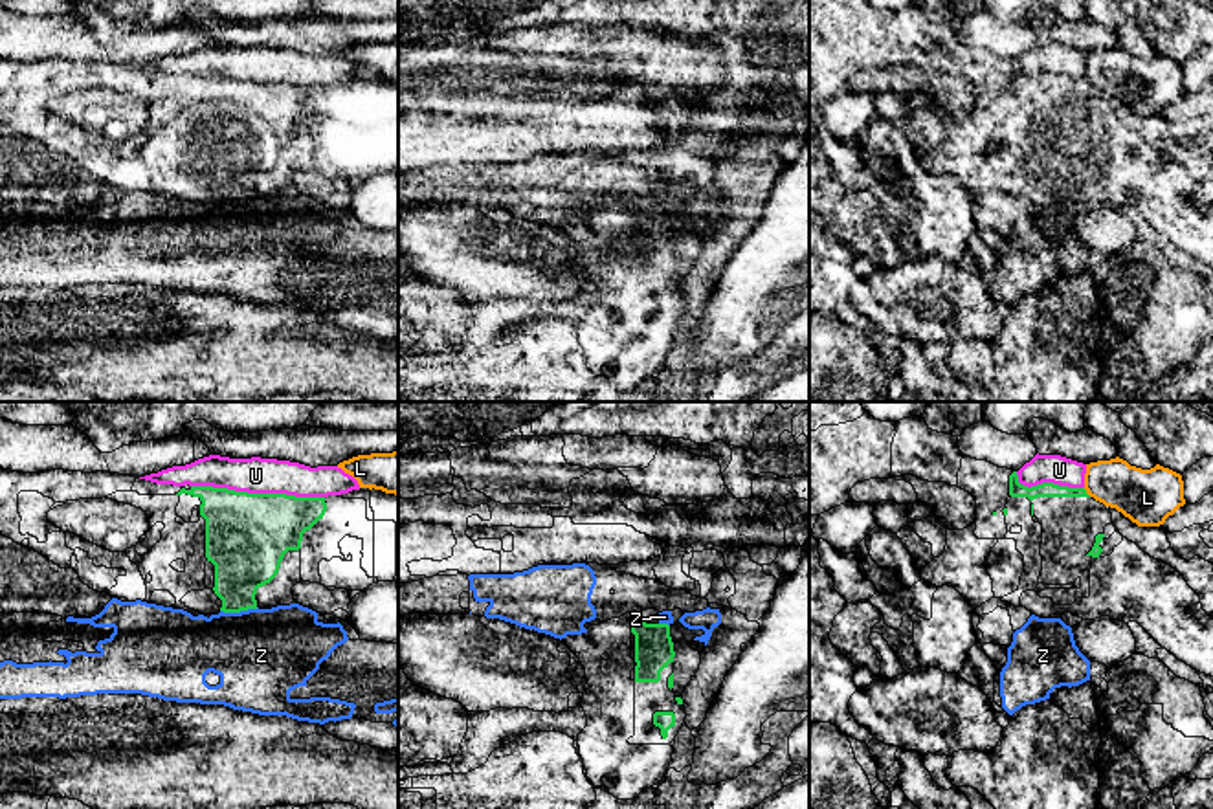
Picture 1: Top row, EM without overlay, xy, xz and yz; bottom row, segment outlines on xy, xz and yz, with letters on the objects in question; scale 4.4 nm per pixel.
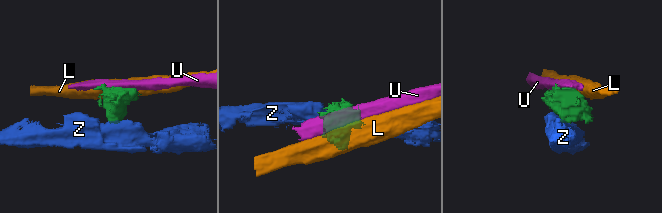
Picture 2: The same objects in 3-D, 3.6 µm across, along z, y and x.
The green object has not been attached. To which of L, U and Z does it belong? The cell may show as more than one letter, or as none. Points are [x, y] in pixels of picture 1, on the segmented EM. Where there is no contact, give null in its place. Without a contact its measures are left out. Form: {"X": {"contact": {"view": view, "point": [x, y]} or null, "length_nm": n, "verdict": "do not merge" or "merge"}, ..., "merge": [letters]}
{"L": {"contact": {"view": "yz", "point": [1085, 492]}, "length_nm": 50, "verdict": "do not merge"}, "U": {"contact": {"view": "xy", "point": [257, 494]}, "length_nm": 600, "verdict": "do not merge"}, "Z": {"contact": {"view": "xy", "point": [239, 611]}, "length_nm": 170, "verdict": "do not merge"}, "merge": []}

